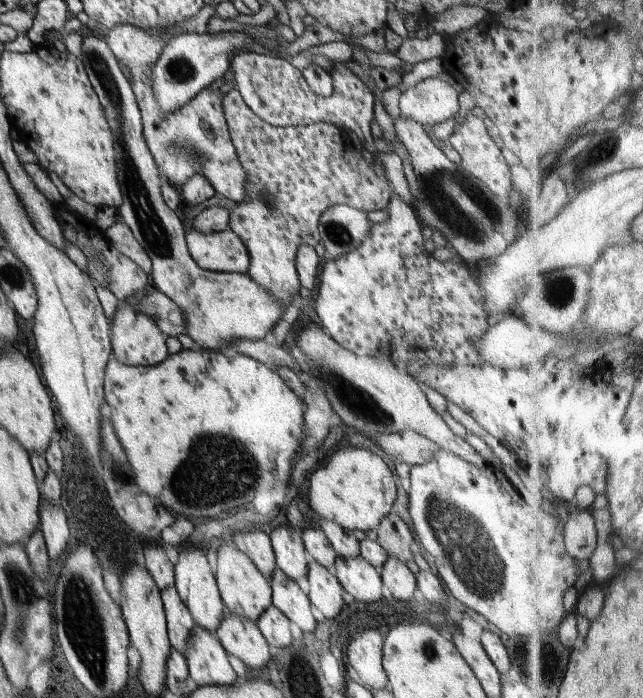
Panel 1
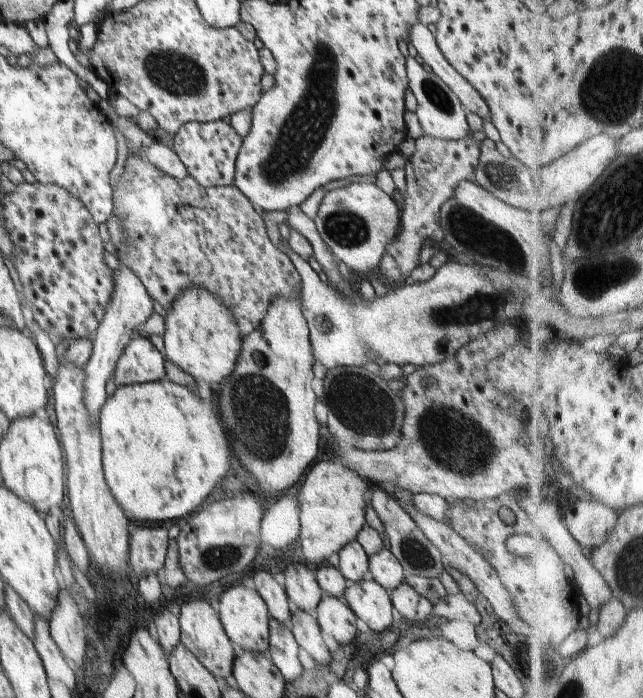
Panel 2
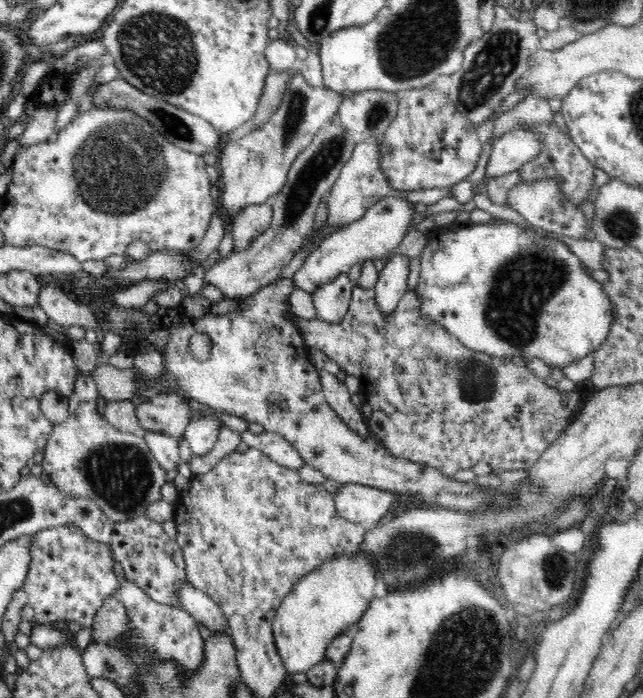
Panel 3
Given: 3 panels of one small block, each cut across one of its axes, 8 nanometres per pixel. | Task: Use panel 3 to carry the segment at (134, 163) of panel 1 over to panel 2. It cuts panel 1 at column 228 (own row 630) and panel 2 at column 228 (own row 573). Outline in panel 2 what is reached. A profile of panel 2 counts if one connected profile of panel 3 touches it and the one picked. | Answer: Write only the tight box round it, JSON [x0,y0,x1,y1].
[163,287,243,388]

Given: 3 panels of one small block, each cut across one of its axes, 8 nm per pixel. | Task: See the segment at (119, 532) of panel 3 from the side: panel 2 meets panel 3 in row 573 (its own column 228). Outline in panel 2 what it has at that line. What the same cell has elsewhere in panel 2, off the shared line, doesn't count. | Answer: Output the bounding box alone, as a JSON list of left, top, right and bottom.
[174,120,243,188]

